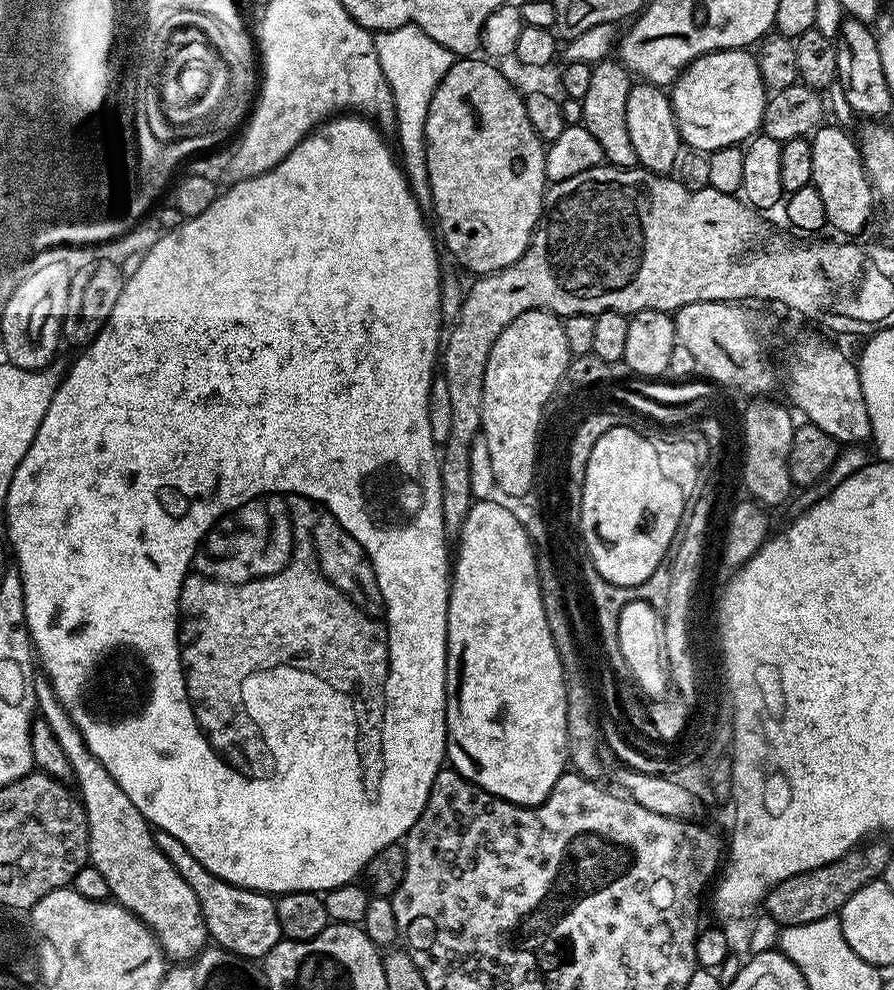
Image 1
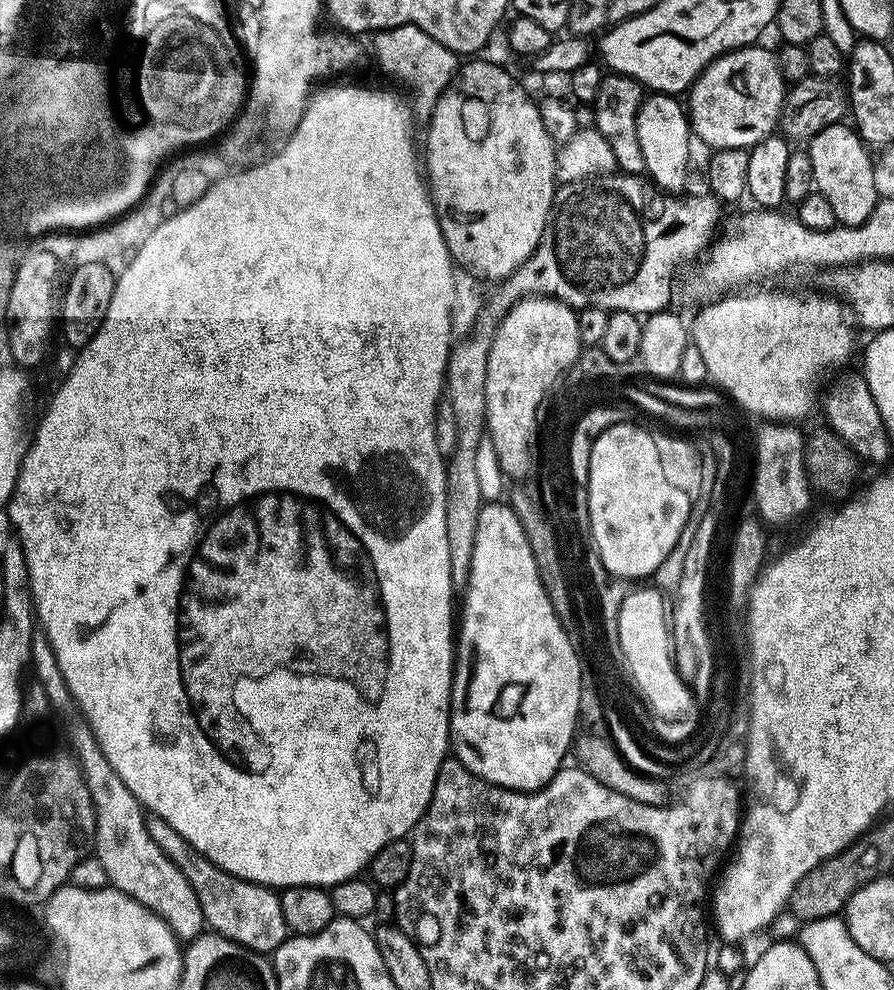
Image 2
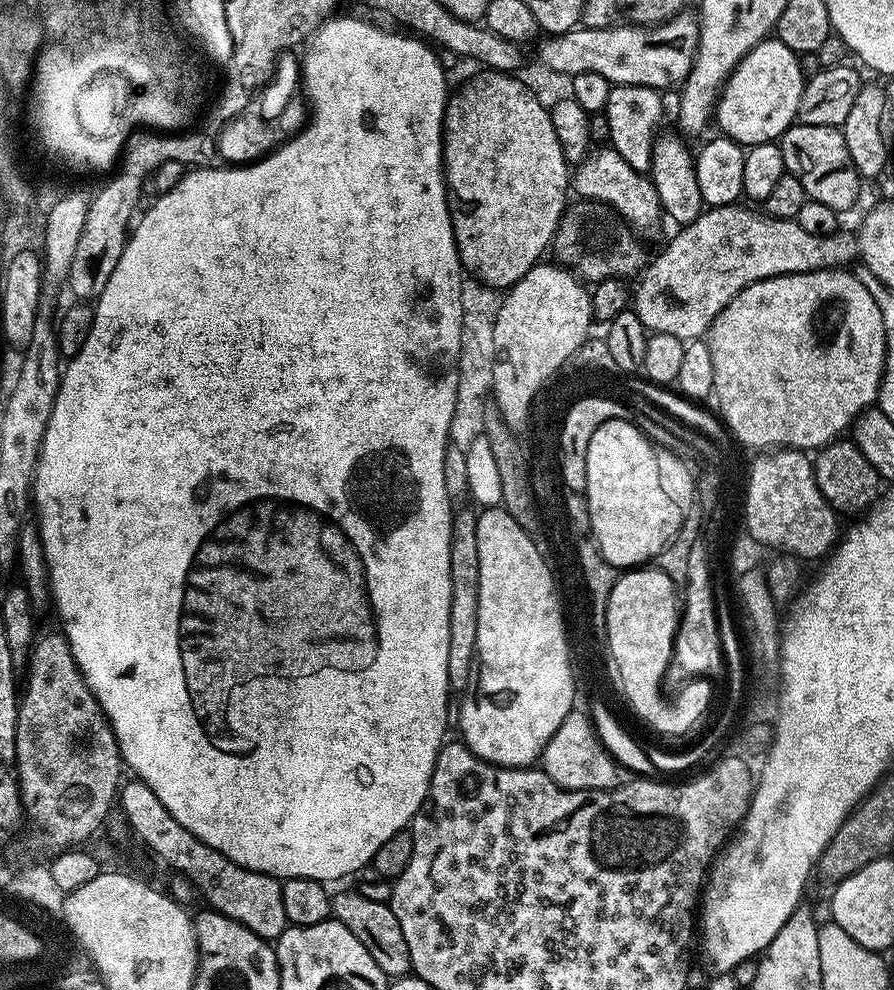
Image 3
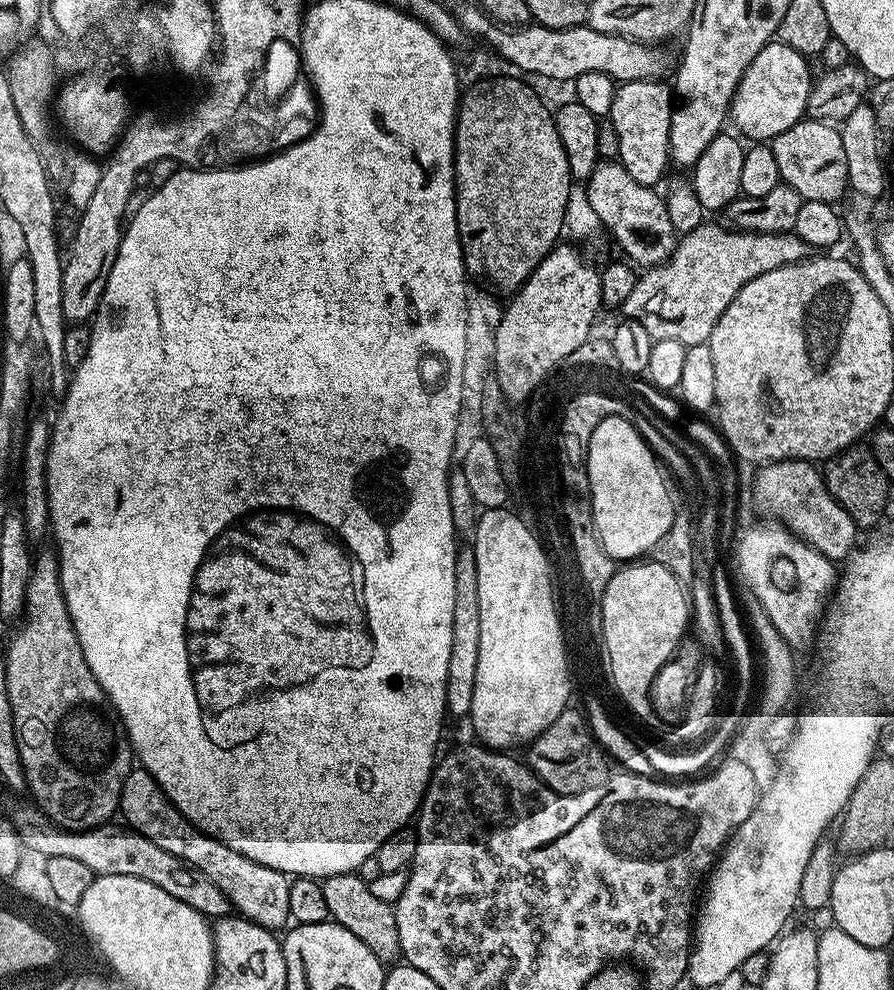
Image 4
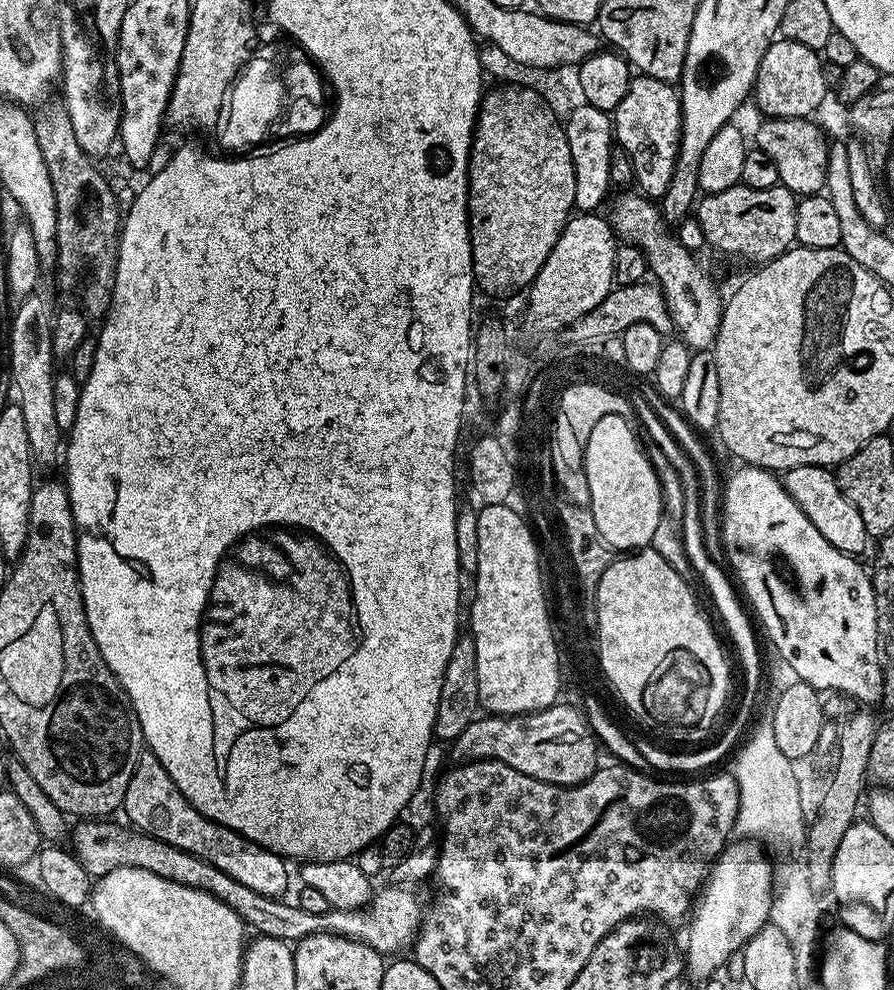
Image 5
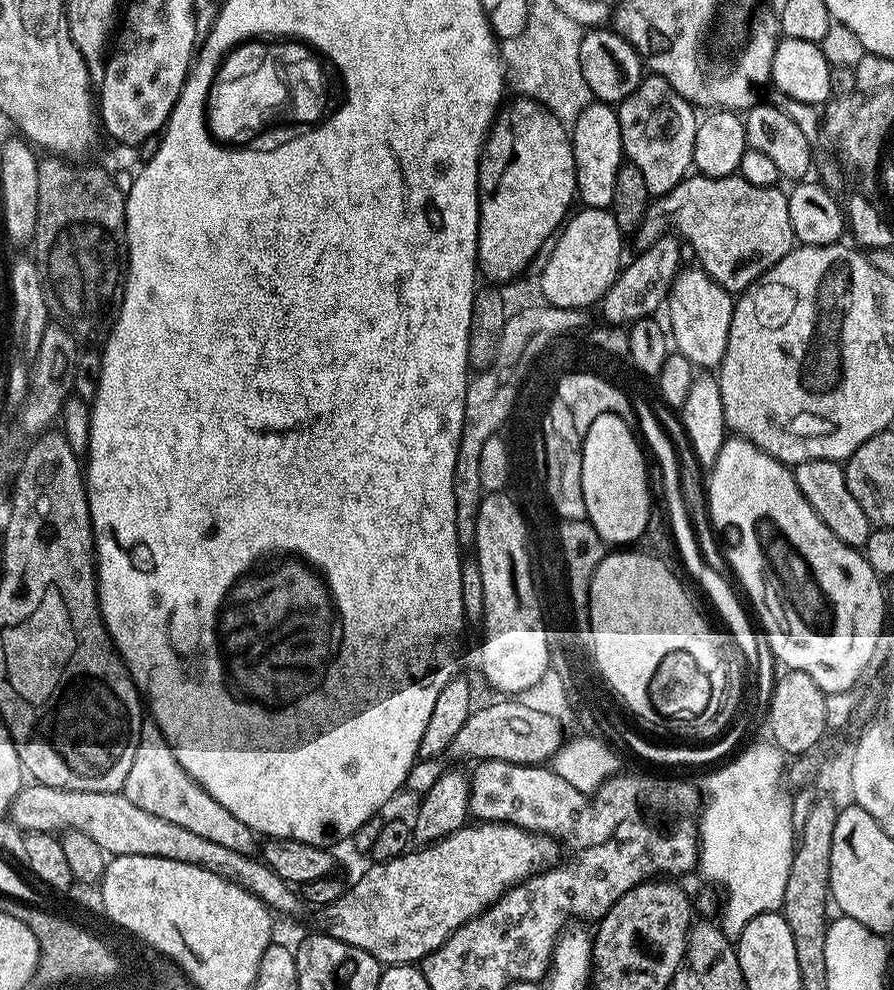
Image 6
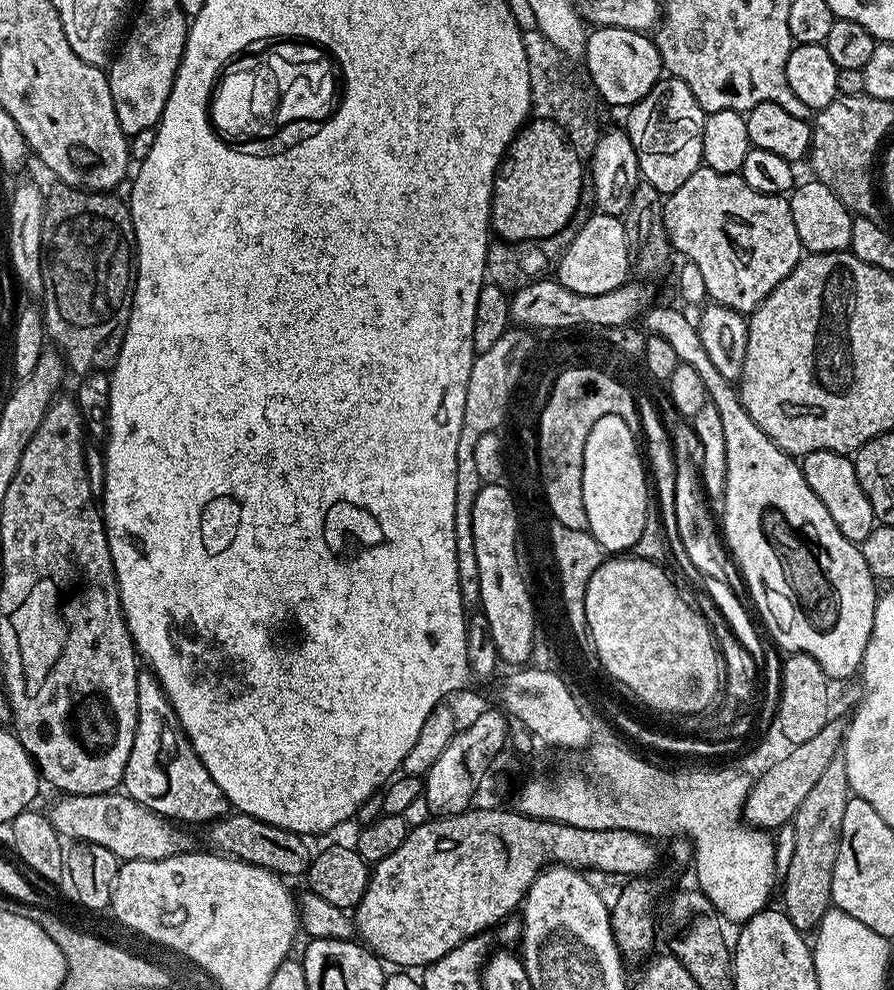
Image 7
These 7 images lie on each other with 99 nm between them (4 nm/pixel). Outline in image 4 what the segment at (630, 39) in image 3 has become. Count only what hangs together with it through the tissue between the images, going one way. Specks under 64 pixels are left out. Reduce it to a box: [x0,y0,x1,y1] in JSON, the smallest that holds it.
[454,3,653,82]

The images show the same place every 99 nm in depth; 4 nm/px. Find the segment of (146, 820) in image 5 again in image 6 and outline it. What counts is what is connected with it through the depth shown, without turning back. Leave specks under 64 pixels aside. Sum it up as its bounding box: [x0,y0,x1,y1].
[122,722,257,856]

